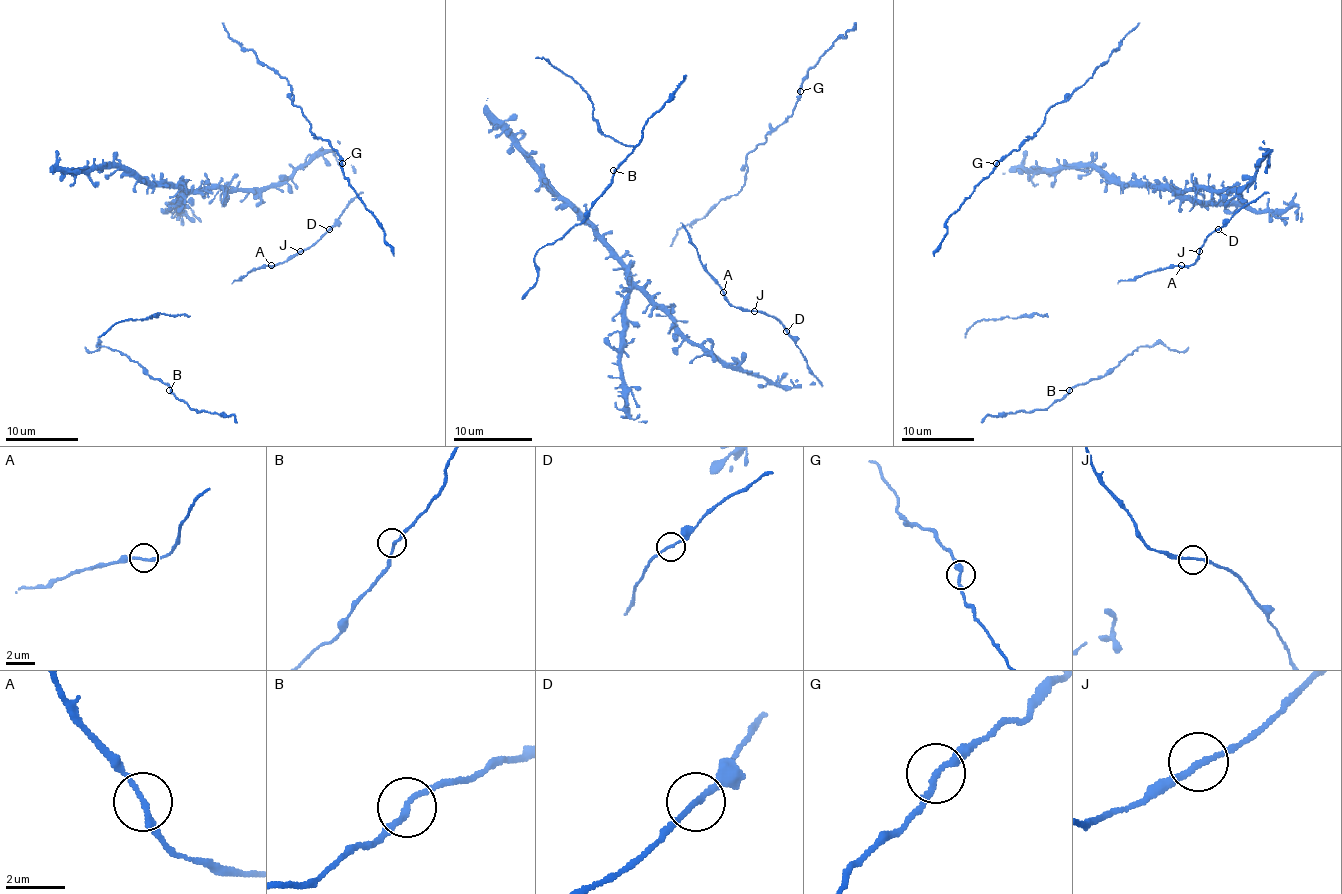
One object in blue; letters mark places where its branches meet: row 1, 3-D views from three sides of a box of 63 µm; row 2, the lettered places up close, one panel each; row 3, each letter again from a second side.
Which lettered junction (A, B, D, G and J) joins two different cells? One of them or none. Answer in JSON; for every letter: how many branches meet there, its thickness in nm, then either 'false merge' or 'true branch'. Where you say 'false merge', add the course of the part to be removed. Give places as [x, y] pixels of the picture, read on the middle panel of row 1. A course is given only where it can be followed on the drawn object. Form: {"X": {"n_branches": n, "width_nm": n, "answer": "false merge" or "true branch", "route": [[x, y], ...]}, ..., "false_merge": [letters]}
{"A": {"n_branches": 2, "width_nm": 190, "answer": "true branch"}, "B": {"n_branches": 2, "width_nm": 180, "answer": "true branch"}, "D": {"n_branches": 2, "width_nm": 170, "answer": "true branch"}, "G": {"n_branches": 2, "width_nm": 220, "answer": "true branch"}, "J": {"n_branches": 2, "width_nm": 180, "answer": "true branch"}, "false_merge": []}

